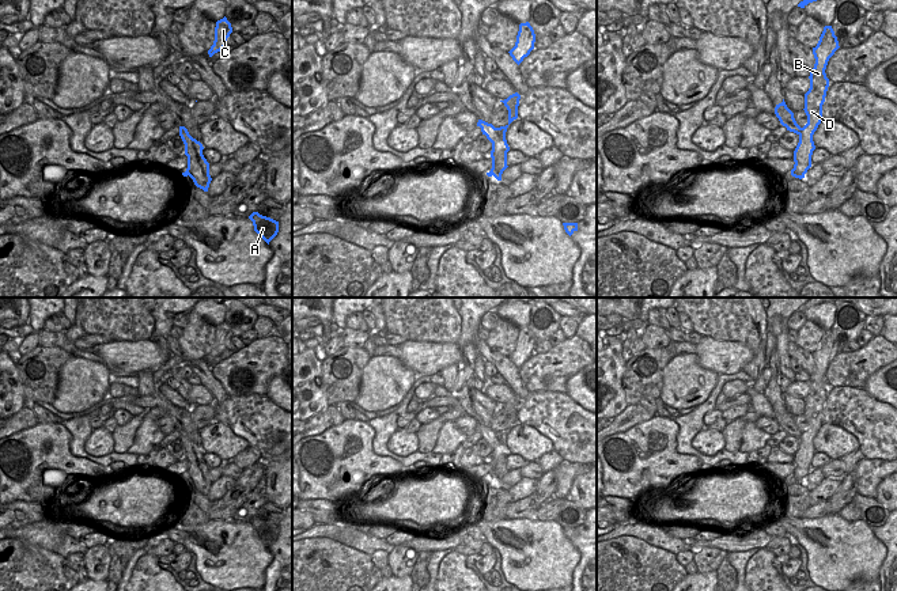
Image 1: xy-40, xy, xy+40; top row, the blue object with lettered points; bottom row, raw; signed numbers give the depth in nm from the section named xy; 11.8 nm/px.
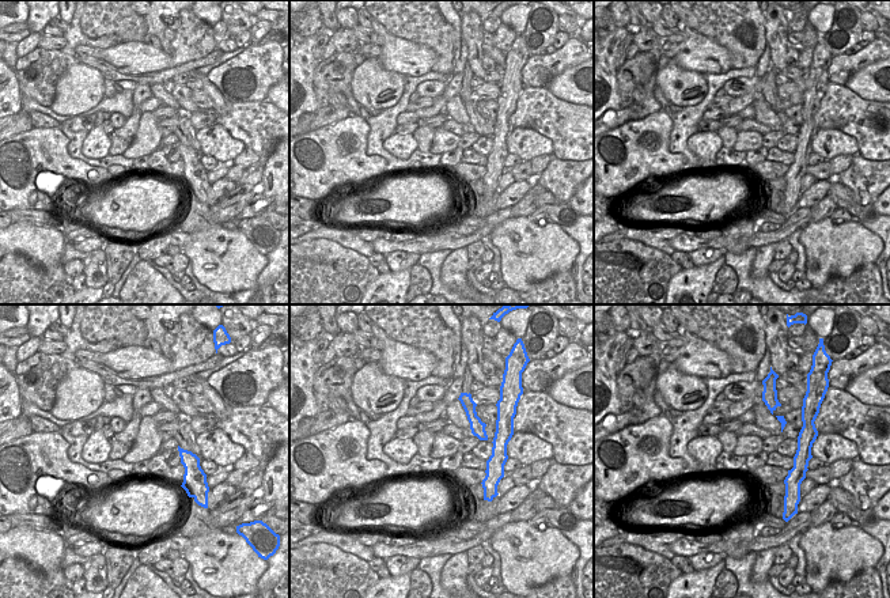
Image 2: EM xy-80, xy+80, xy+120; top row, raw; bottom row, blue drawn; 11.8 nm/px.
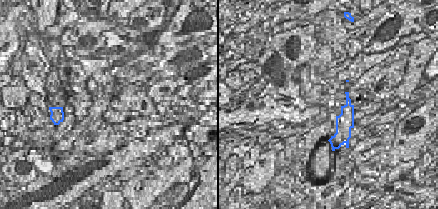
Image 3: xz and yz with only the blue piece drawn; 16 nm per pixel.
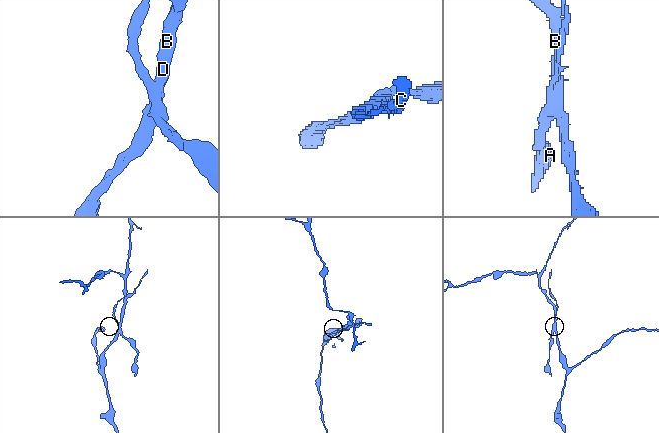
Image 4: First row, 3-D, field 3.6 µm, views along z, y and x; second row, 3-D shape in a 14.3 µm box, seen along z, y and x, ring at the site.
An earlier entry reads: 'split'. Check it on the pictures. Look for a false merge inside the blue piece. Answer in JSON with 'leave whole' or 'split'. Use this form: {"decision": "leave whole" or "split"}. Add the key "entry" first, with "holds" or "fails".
{"entry": "holds", "decision": "split"}

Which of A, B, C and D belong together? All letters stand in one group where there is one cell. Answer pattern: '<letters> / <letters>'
A / B C D

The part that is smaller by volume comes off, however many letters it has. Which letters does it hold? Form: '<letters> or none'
A

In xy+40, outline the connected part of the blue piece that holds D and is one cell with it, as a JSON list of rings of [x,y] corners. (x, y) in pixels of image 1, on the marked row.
[[[825,26],[817,46],[813,48],[815,64],[814,68],[809,71],[810,88],[805,94],[803,109],[807,115],[807,124],[802,128],[799,143],[794,151],[795,164],[791,170],[791,175],[799,179],[805,178],[803,171],[799,168],[803,162],[805,152],[815,149],[813,135],[822,121],[822,105],[829,87],[829,79],[826,77],[825,69],[829,58],[839,48],[839,41],[832,26]]]

